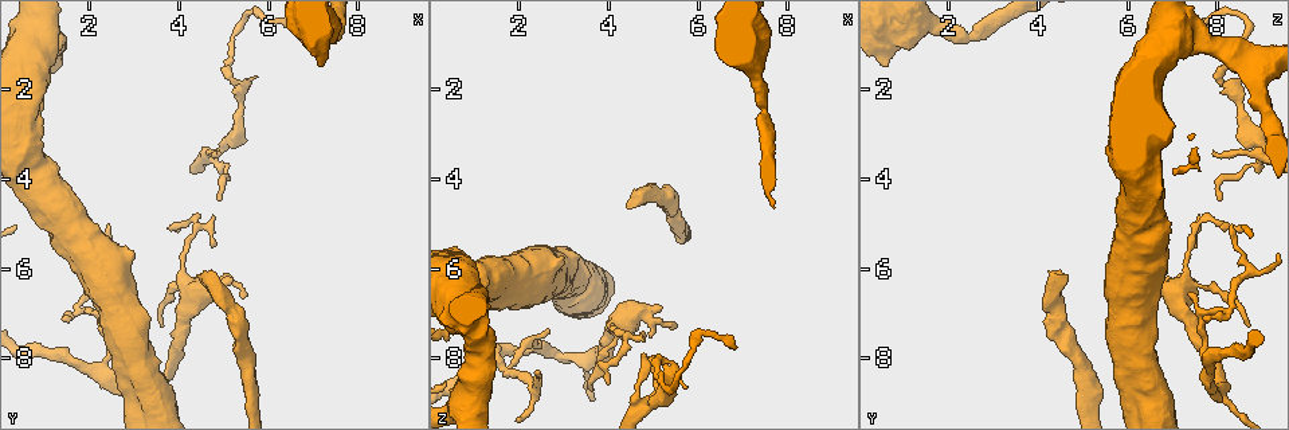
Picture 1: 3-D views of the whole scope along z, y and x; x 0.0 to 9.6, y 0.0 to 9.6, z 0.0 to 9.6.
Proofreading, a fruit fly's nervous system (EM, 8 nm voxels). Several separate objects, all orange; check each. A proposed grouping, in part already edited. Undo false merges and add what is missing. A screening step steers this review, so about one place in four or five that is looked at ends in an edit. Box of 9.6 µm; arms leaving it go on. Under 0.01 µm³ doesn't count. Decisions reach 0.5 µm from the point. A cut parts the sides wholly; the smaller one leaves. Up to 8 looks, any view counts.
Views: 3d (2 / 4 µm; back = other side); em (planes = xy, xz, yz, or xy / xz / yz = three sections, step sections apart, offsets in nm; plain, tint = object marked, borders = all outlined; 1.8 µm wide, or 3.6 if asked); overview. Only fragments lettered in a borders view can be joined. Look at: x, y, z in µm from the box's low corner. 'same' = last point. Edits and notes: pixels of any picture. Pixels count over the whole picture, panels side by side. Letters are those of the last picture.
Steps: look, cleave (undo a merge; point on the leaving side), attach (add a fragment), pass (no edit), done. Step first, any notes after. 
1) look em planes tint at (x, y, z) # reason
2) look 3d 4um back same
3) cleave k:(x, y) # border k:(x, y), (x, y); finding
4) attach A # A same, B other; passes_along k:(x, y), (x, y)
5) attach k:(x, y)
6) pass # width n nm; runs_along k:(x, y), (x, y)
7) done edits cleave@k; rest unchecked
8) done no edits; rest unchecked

look 3d 4um at (5.05, 1.60, 8.05) # abrupt turn

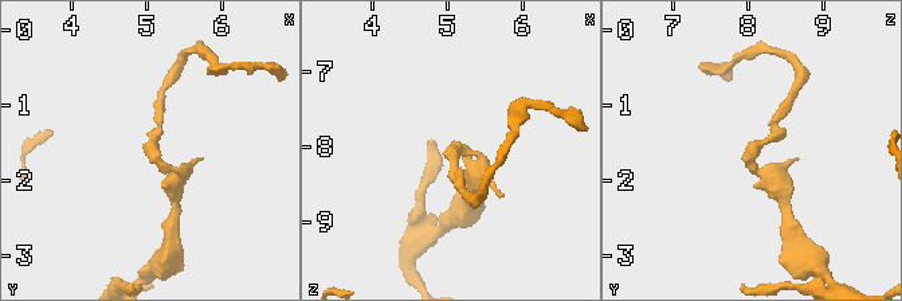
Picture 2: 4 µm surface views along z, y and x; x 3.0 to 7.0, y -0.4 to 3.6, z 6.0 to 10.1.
look em planes borders at (5.05, 1.65, 8.10)

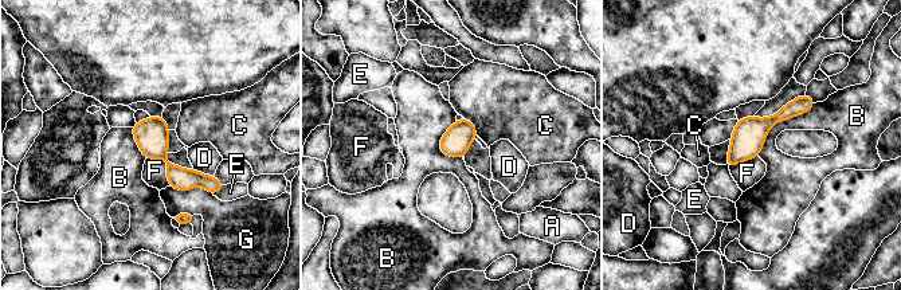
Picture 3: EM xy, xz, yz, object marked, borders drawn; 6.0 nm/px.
pass # width 170 nm; A other, B other, C other, D other, E other, F other, G other; border 3:(817, 102), (776, 122), (757, 156); continuous, no second neuron

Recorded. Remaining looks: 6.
look 3d 4um at (3.70, 7.30, 8.70) # tapers out

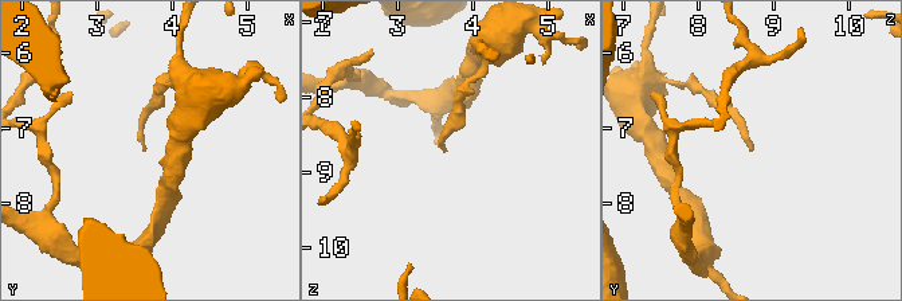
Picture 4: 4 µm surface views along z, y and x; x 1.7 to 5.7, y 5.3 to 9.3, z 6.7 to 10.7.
look em xy step 8 borders at (3.65, 7.25, 8.70) # need the tissue

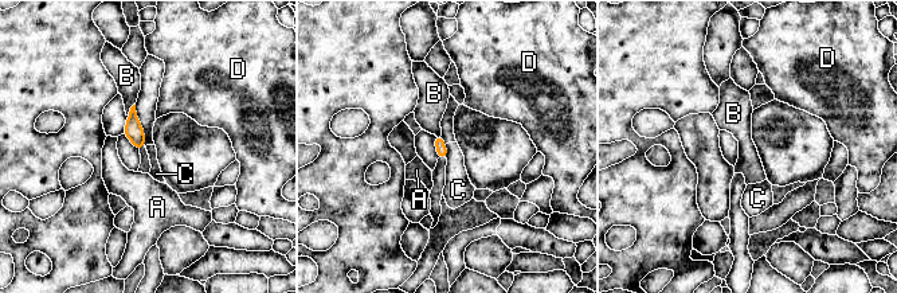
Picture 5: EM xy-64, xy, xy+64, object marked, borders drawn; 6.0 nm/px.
pass # width 70 nm; A other, B other, C other, D other; border 5:(445, 144), (447, 159); none of them fits

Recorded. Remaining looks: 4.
look em xy step 16 tint at (1.75, 6.90, 8.25) # branch point

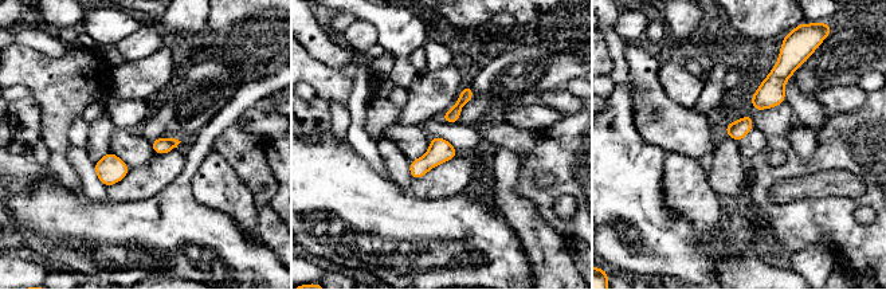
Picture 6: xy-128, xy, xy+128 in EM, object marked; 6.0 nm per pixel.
look em xy step 16 borders same

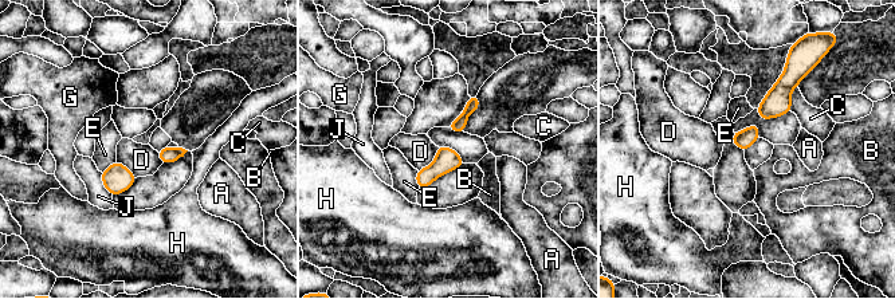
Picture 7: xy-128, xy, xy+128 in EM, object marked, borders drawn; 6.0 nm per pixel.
pass # longest_contact D 200 nm; A other, B other, C other, D other, E other, G other, H other, J other; border 7:(438, 146), (435, 158), (417, 170); all the same neuron

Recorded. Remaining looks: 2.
look em xz step 4 borders at (7.45, 0.80, 2.50)

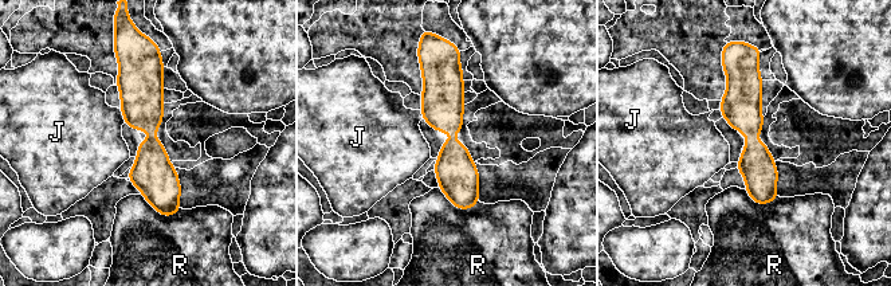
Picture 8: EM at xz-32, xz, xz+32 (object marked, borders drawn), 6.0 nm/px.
pass # width 220 nm; J other, R other; all the same neuron

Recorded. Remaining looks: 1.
done no edits; rest unchecked

